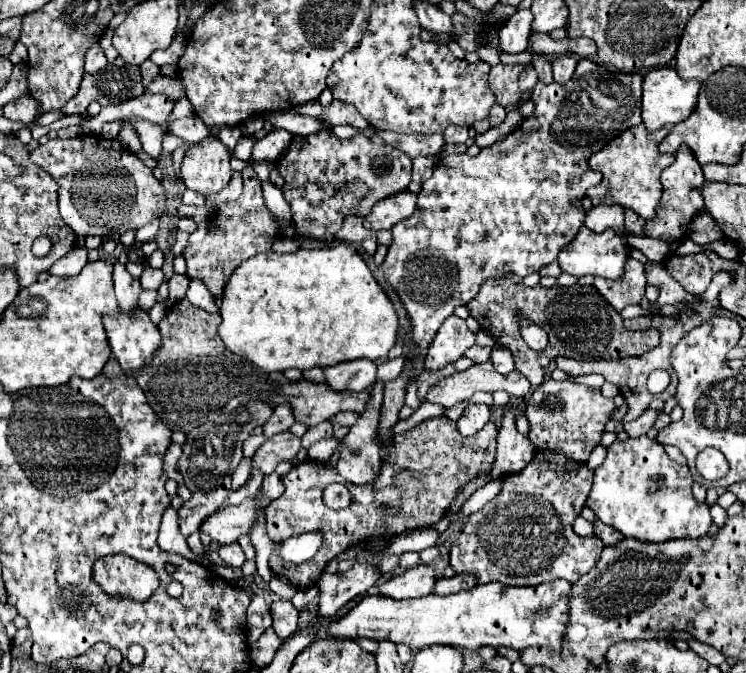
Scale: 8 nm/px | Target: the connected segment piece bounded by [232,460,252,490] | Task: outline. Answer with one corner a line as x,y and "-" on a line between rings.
246,460
242,462
242,466
238,466
234,470
234,476
232,476
232,490
238,490
242,484
248,482
248,476
250,476
250,464
246,464

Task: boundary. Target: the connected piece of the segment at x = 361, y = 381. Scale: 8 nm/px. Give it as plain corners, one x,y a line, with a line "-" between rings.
370,360
342,362
324,370
326,384
338,392
362,392
376,380
376,364

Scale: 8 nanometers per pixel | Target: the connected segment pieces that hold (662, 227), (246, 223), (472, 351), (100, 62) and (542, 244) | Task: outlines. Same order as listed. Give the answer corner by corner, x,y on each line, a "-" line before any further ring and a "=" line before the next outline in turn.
682,144
678,148
678,152
676,152
676,160
662,172
664,192
662,192
662,198
660,198
660,204
658,204
656,218
648,220
646,226
644,226
646,236
660,238
660,240
666,240
666,242
674,242
678,238
684,238
690,220
698,212
704,210
704,202
702,202
702,182
704,182
704,174
702,174
702,168
700,168
698,160
694,158
692,150
686,148
686,144
=
242,172
244,178
244,192
238,200
222,204
216,214
208,222
208,236
204,238
202,244
196,246
186,246
184,248
184,258
188,264
188,276
202,280
210,292
220,298
226,282
230,280
230,274
250,256
256,256
260,252
270,252
274,242
280,240
280,226
274,216
270,216
270,210
264,204
262,198
262,184
258,176
252,176
=
474,344
472,348
466,350
464,356
470,358
470,360
474,360
474,364
482,364
482,362
486,362
490,358
490,352
492,352
490,346
478,346
478,344
=
94,44
88,52
86,52
86,72
96,72
96,70
102,70
106,66
106,56
104,52
100,50
98,44
=
580,60
578,66
576,66
576,72
574,76
570,78
568,86
560,86
560,84
542,84
538,82
534,86
534,92
532,92
532,100
536,104
536,110
530,118
524,118
522,124
510,132
504,140
498,140
496,144
488,146
488,148
482,148
476,156
468,156
468,154
448,154
440,160
440,164
436,166
434,174
422,182
422,190
418,194
418,208
416,212
398,222
394,228
392,228
392,244
388,248
388,254
386,254
386,260
382,264
384,268
384,274
386,274
386,280
396,288
396,292
400,294
406,310
408,310
408,316
410,316
410,324
412,324
412,340
416,342
414,346
420,348
420,356
418,356
418,362
414,364
414,374
418,376
424,368
422,368
422,362
424,362
424,354
432,342
432,338
436,336
438,328
442,326
442,322
454,314
454,308
460,306
460,304
468,304
480,290
482,282
486,282
488,278
498,278
498,276
504,276
508,272
516,274
516,276
526,276
526,274
532,274
532,272
538,272
542,266
548,266
556,260
558,252
562,246
566,246
574,236
576,232
580,230
580,226
584,224
584,210
580,208
580,202
582,198
586,196
586,190
594,184
600,182
600,174
598,172
592,172
588,168
588,158
592,152
598,152
600,148
604,148
612,138
616,138
620,132
632,128
632,126
638,126
642,124
642,74
626,74
626,72
608,72
606,68
594,64
592,60

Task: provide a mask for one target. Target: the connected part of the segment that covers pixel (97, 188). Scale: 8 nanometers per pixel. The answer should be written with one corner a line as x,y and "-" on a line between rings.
94,134
70,140
50,138
30,152
30,160
58,182
62,220
78,236
124,234
158,220
166,212
162,182
154,178
152,170
136,154
122,148
118,140
104,140

